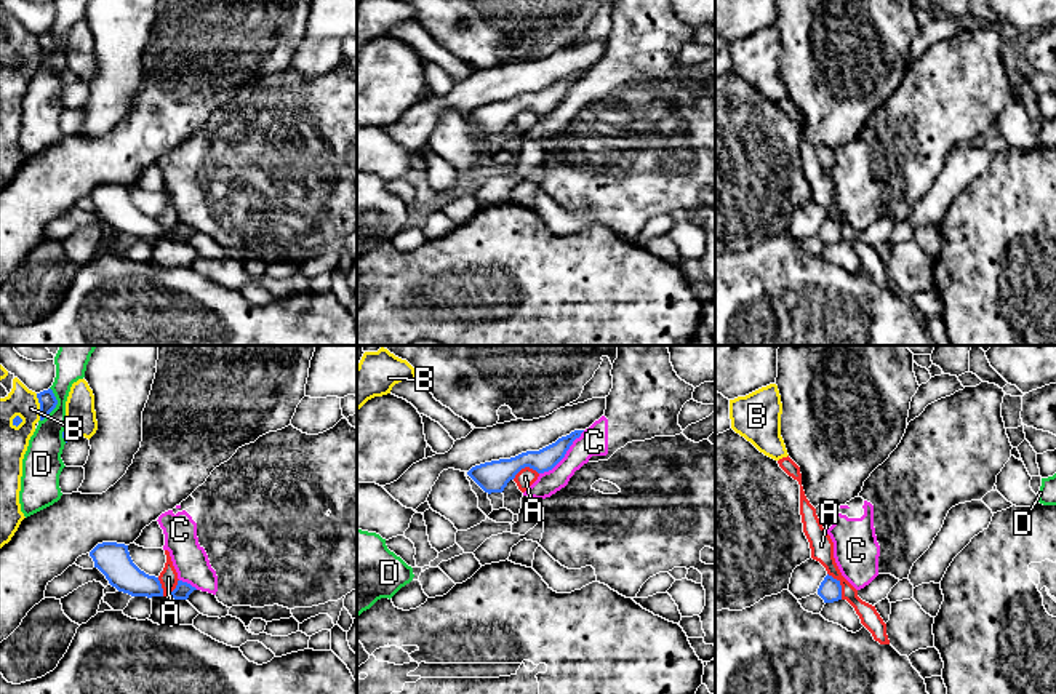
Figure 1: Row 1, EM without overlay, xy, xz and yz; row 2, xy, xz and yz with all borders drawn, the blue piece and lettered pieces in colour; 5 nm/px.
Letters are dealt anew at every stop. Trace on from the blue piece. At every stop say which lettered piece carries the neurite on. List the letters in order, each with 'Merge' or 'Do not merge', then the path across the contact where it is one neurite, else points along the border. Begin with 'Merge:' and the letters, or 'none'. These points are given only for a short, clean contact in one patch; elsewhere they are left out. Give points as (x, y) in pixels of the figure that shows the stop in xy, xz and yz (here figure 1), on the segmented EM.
Merge: none
A: Do not merge. Boundary: yz (828, 573), (839, 582), (842, 598)
B: Do not merge
C: Do not merge. Boundary: xz (584, 430), (551, 469), (540, 474)
D: Do not merge. Boundary: xy (50, 387), (56, 405), (40, 421)

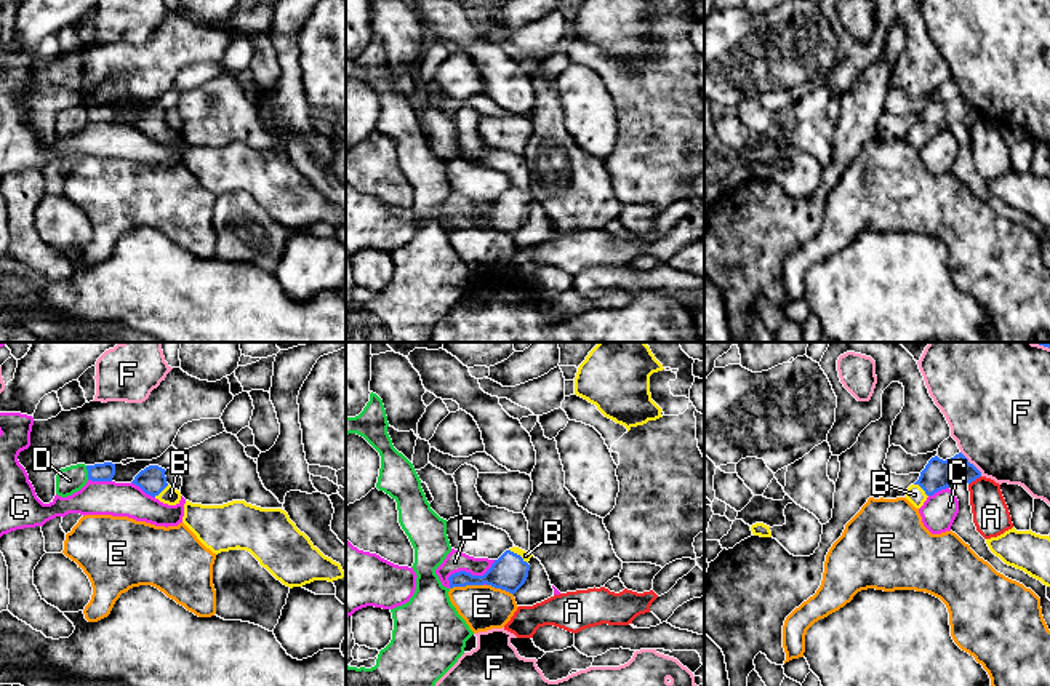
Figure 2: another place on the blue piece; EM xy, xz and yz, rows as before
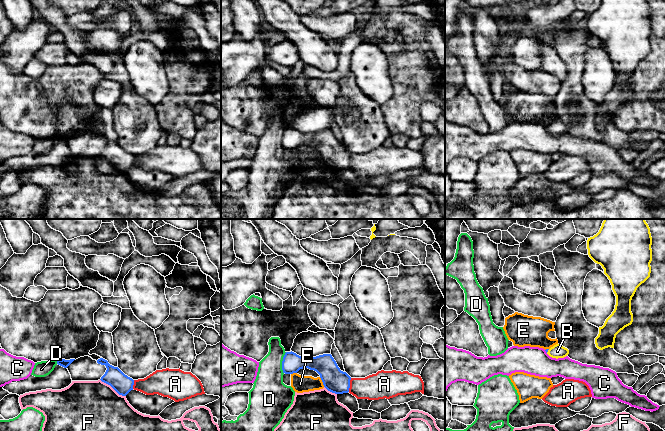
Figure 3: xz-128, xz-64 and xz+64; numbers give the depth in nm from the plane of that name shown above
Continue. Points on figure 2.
Merge: B
A: Do not merge. Boundary: yz (980, 475), (969, 485)
B: Merge. Path across: xz (509, 571), (519, 555), (525, 555)
C: Do not merge. Boundary: xz (495, 560), (482, 574), (455, 571), (448, 578), (448, 587)
D: Do not merge. Boundary: xy (85, 466), (88, 478)
E: Do not merge
F: Do not merge

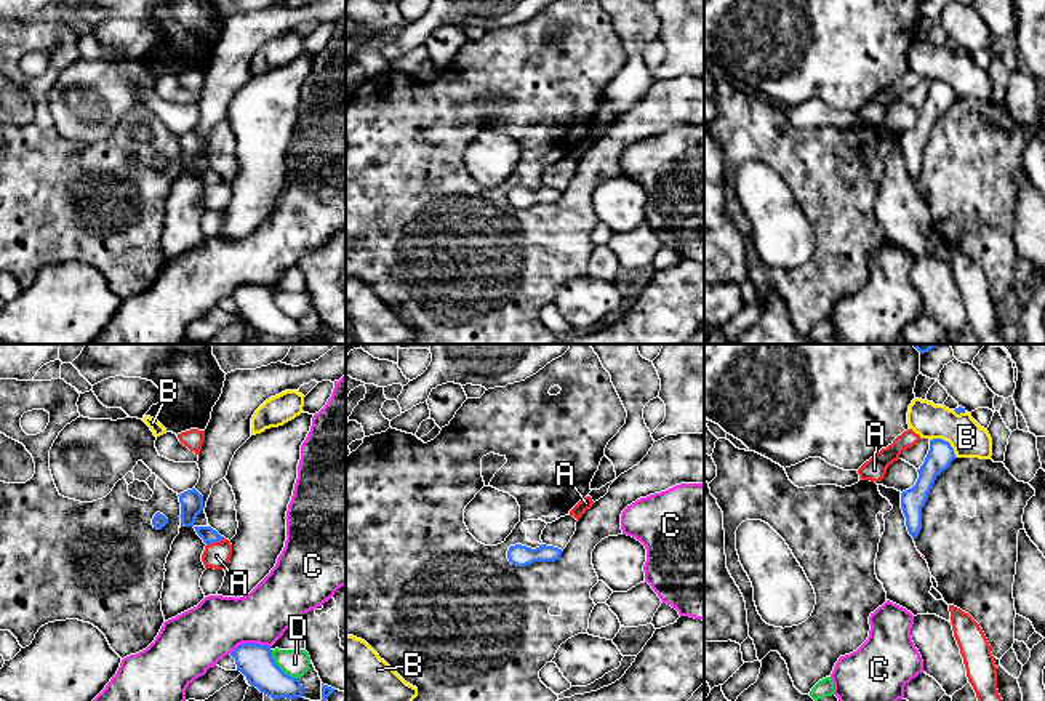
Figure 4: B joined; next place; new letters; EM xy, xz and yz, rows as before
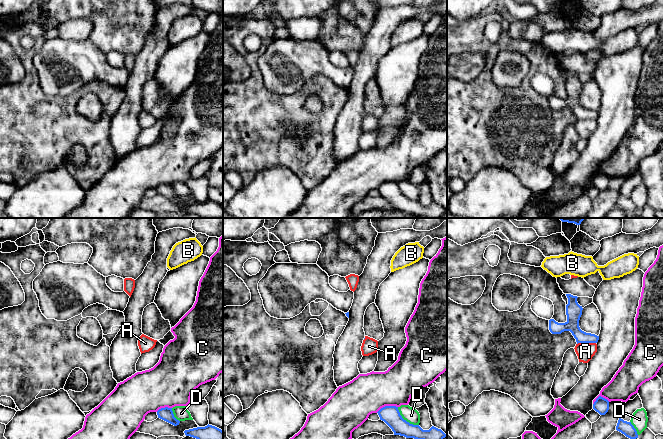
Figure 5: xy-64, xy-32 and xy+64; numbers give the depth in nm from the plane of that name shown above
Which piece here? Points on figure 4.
Merge: none
A: Do not merge
B: Do not merge. Boundary: yz (930, 439), (944, 439), (956, 456)
C: Do not merge. Boundary: xy (269, 645), (239, 644), (229, 653)
D: Do not merge. Boundary: xy (271, 650), (272, 660), (285, 672), (300, 679)

